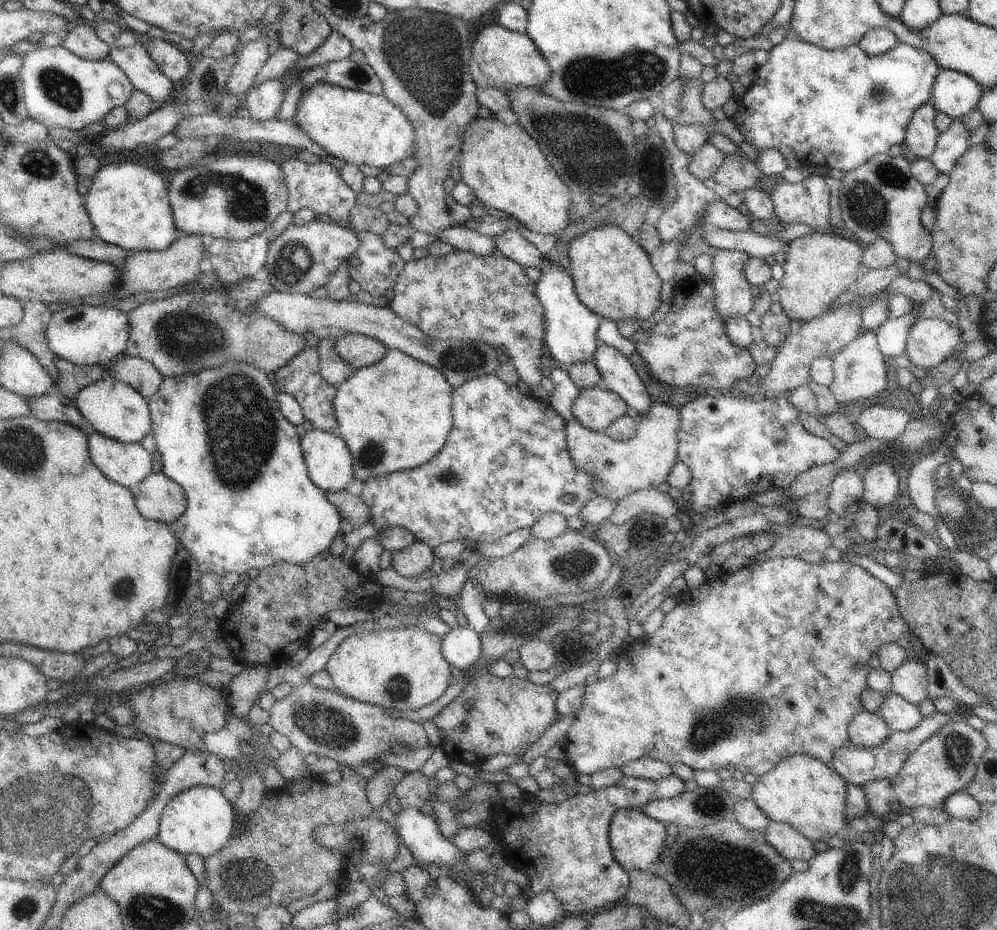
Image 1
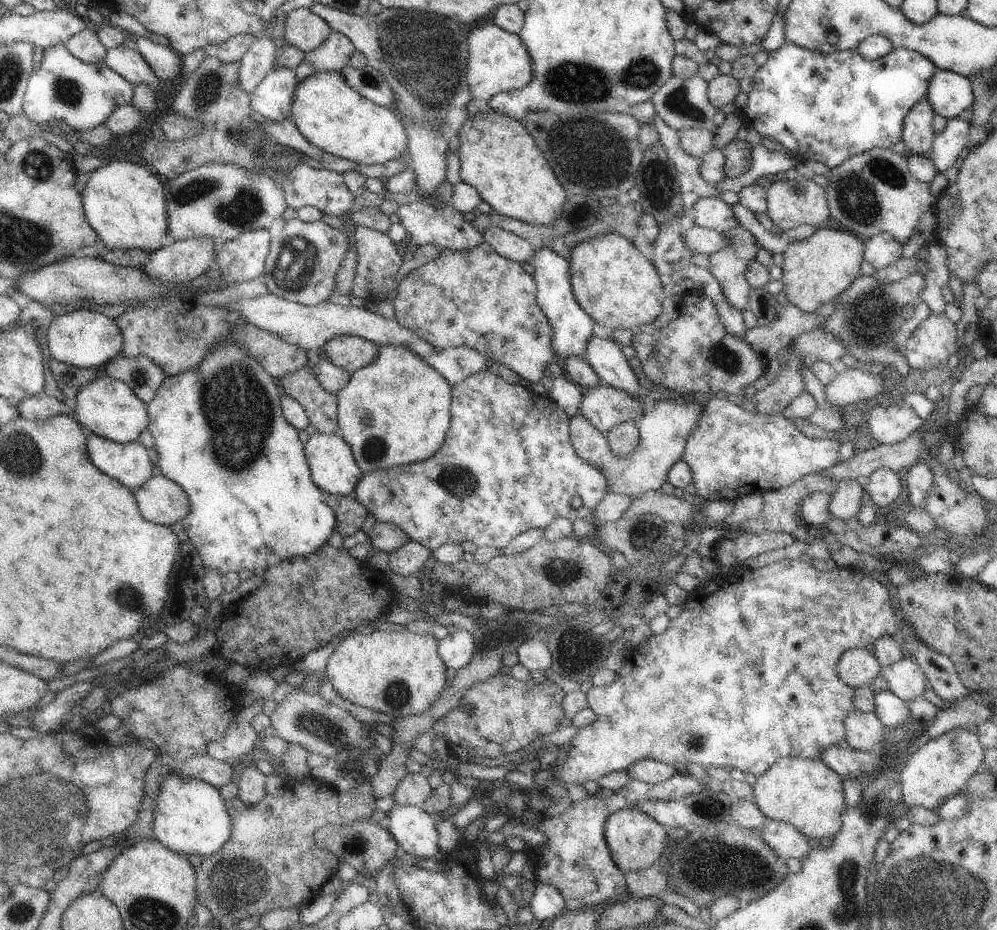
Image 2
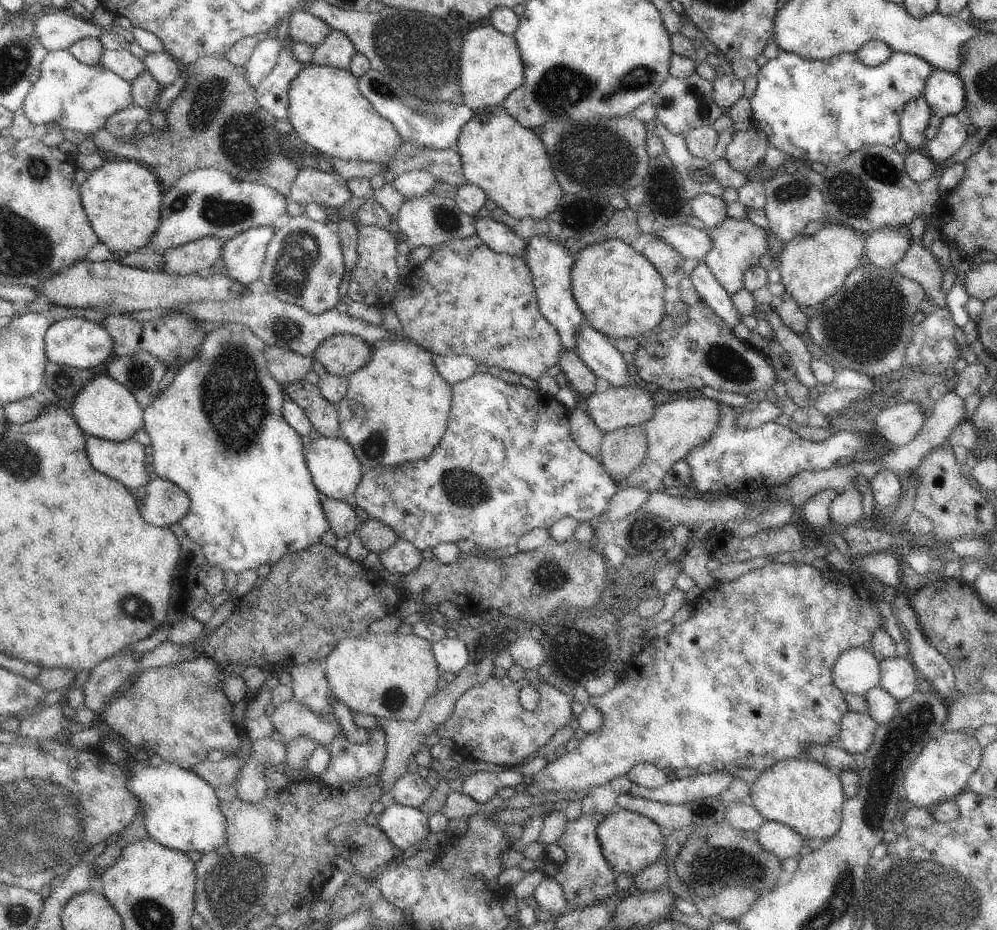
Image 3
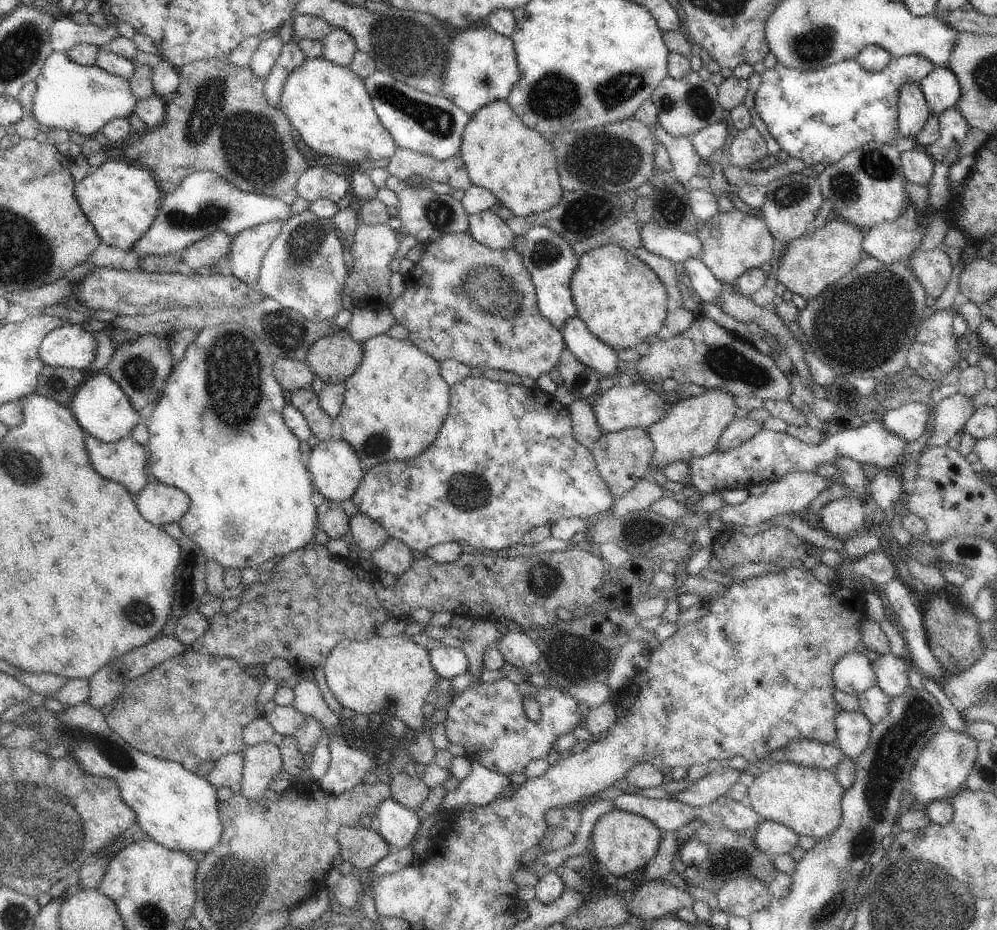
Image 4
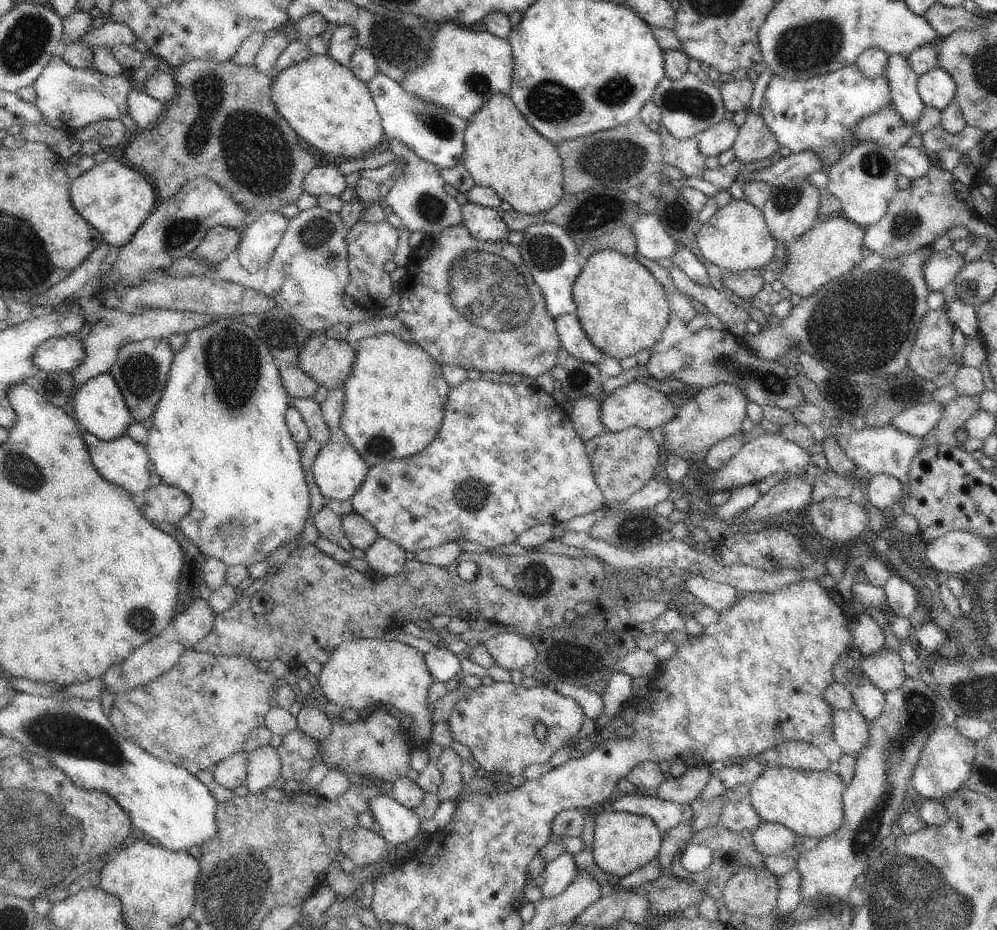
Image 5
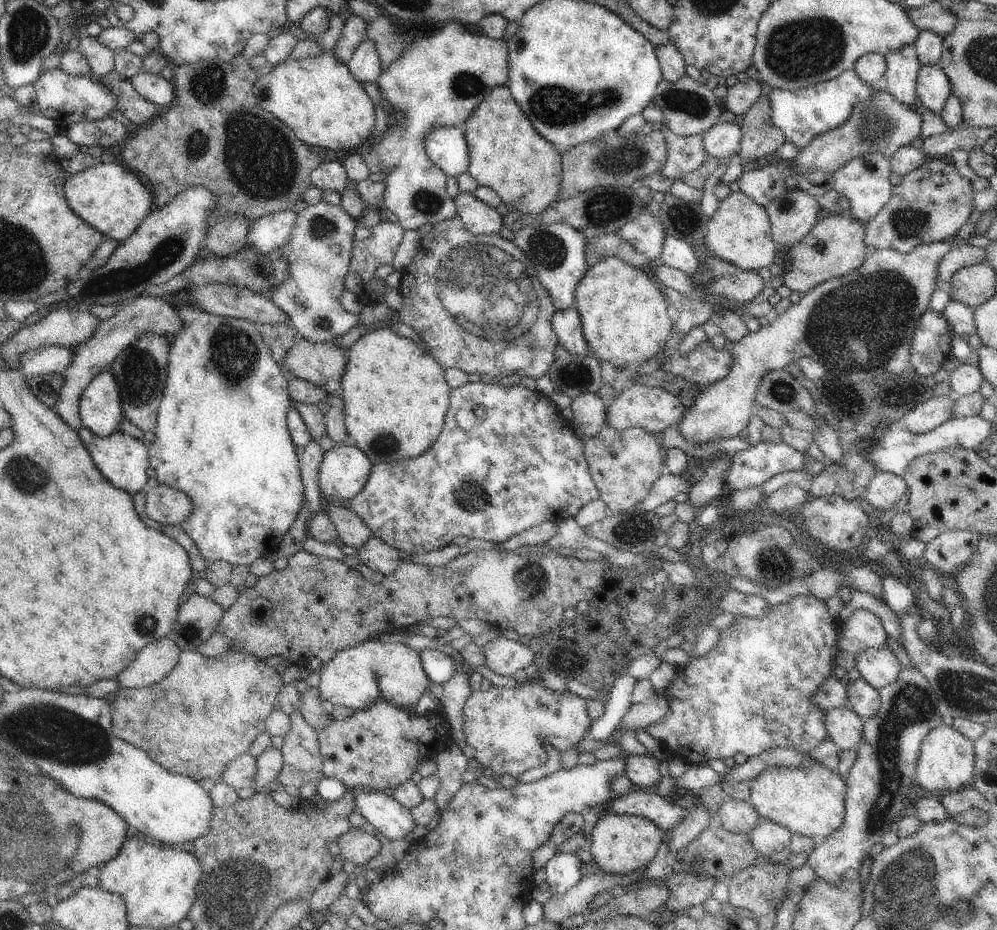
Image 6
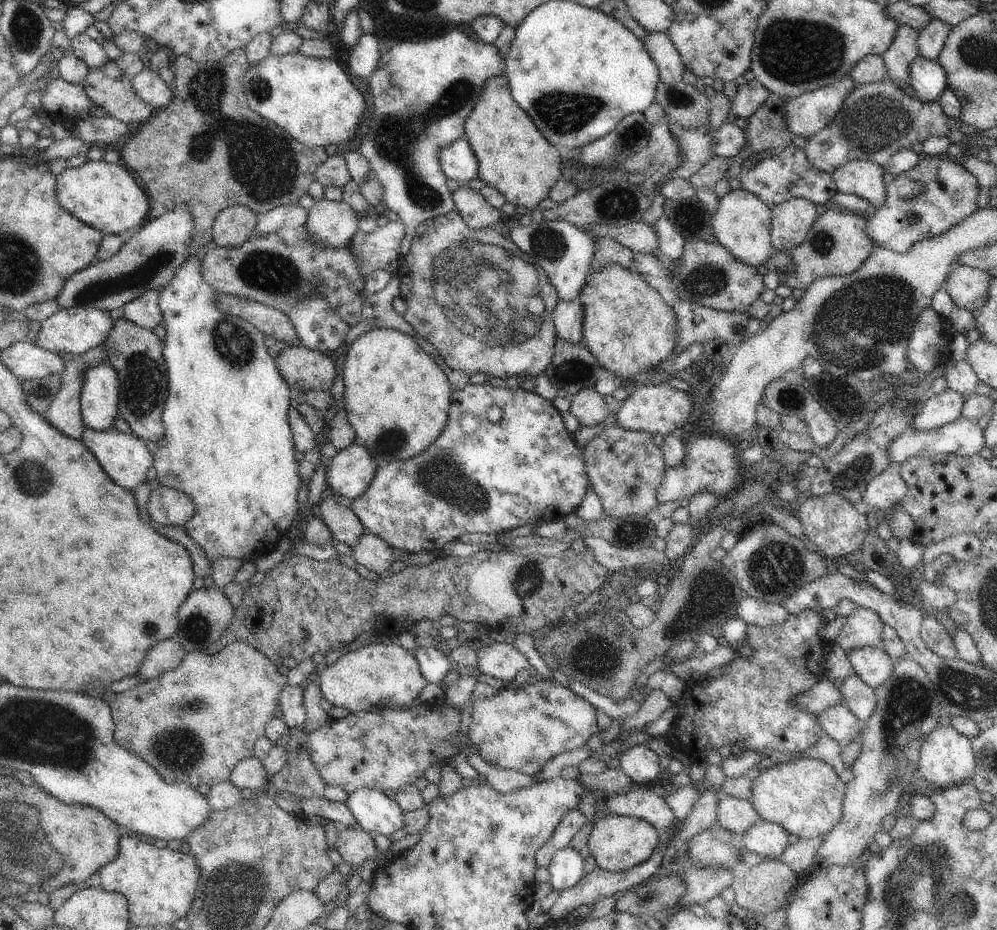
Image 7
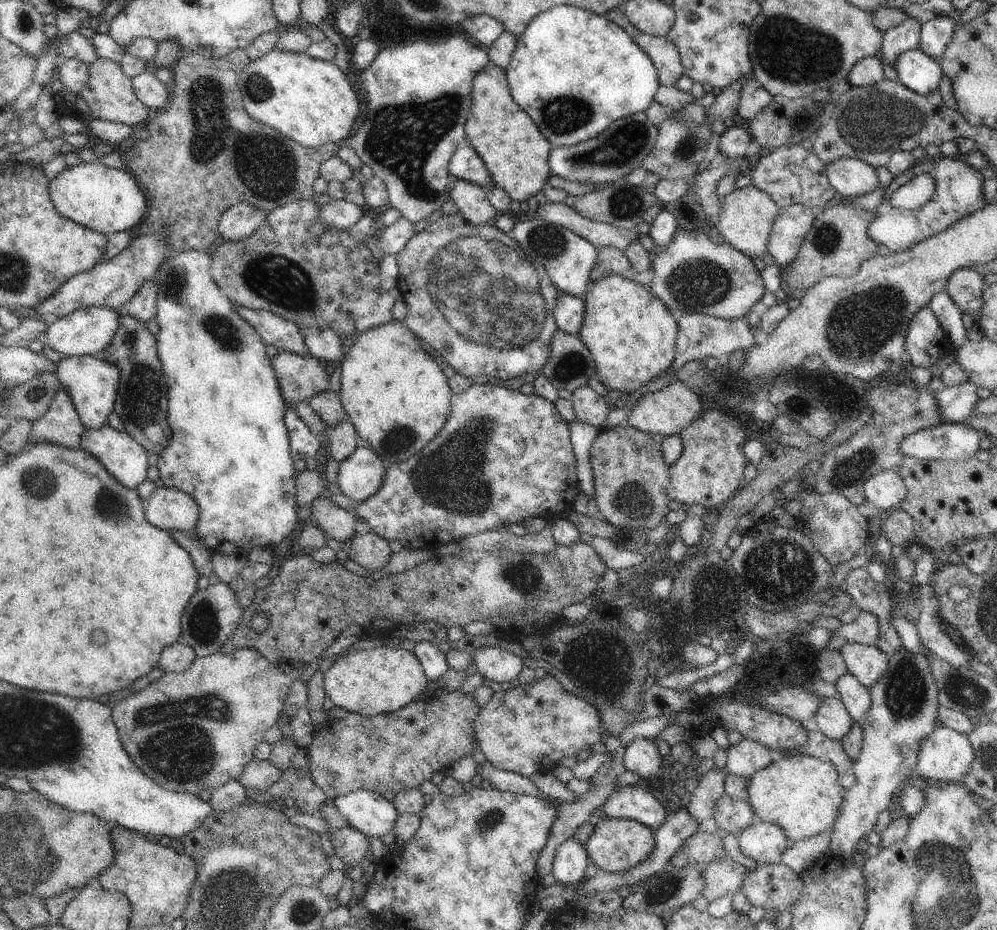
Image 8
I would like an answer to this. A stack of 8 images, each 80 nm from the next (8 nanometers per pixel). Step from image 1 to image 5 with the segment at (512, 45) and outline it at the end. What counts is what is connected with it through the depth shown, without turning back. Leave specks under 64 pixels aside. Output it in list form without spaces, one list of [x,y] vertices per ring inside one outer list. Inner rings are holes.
[[[454,22],[444,24],[434,36],[429,57],[421,67],[406,71],[400,86],[418,99],[431,105],[442,106],[456,116],[469,121],[478,109],[496,93],[511,91],[513,52],[506,39],[488,31],[474,32]]]

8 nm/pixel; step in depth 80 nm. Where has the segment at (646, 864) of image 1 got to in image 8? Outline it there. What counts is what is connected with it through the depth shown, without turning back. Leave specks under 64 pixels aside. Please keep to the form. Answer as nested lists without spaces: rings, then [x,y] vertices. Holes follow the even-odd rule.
[[[597,816],[585,847],[589,858],[600,870],[609,873],[624,872],[638,866],[652,854],[655,847],[654,830],[634,819]]]

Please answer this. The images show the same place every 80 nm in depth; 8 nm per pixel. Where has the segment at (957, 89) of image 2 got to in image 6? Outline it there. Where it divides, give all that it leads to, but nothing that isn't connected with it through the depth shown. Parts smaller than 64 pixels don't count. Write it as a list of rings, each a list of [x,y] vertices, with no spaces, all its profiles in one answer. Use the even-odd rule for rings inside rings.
[[[938,63],[919,67],[916,92],[923,106],[940,113],[951,90],[951,82]]]

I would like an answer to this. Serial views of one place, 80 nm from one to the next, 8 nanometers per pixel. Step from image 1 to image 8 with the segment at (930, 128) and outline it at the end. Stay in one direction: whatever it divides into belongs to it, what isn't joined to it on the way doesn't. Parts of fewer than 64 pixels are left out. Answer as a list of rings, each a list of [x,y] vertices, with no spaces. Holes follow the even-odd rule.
[[[908,17],[883,34],[882,52],[888,64],[893,66],[899,54],[920,48],[922,25],[918,19]]]

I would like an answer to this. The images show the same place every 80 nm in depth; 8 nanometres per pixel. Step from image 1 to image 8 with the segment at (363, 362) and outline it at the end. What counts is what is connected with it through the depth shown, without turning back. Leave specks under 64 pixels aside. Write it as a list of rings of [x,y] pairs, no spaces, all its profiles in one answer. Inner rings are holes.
[[[281,351],[271,359],[282,398],[292,407],[295,402],[308,402],[330,390],[330,371],[312,356],[301,357]]]

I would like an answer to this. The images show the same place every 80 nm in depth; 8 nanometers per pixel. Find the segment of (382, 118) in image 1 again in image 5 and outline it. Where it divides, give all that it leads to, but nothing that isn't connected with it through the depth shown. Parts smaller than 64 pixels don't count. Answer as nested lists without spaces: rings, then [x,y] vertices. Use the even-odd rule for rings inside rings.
[[[310,55],[308,58],[282,69],[271,82],[270,98],[276,110],[306,145],[312,145],[326,154],[345,158],[365,158],[364,154],[380,144],[384,136],[381,118],[367,84],[330,55]]]

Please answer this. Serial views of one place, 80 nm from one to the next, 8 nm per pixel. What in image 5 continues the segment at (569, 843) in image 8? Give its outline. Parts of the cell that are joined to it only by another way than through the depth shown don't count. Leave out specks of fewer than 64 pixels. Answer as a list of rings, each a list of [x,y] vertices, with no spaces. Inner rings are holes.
[[[568,852],[547,862],[542,874],[544,884],[541,889],[544,898],[549,899],[562,894],[572,884],[578,873],[573,854]]]

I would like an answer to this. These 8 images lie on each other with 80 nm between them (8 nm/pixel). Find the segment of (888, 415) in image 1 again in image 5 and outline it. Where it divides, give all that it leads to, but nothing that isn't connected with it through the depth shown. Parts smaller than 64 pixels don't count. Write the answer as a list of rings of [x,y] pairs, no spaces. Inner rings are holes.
[[[930,399],[928,402],[907,408],[891,420],[890,426],[913,437],[924,437],[936,429],[945,406]]]

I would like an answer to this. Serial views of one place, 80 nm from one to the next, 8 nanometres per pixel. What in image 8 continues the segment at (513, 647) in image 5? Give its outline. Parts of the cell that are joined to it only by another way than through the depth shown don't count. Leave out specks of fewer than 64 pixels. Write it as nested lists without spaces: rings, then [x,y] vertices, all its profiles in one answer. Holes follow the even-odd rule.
[[[484,646],[474,650],[474,671],[481,676],[504,684],[504,682],[517,682],[518,674],[524,668],[524,661],[518,656],[508,652],[502,646]]]

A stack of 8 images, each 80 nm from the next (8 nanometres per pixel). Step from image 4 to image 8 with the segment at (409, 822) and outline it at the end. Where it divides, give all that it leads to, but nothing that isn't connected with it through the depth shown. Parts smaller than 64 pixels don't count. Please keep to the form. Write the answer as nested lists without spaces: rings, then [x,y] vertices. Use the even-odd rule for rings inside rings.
[[[352,791],[343,797],[338,797],[334,800],[334,803],[337,807],[337,812],[346,819],[348,826],[362,832],[367,837],[380,838],[385,834],[390,834],[396,819],[400,815],[393,803],[389,802],[384,795],[374,791]]]

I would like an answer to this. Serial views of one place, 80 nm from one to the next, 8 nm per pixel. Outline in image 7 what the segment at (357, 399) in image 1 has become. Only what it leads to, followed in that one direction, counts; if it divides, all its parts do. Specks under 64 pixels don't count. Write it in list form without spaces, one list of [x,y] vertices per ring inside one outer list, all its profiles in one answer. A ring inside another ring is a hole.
[[[378,327],[368,332],[362,333],[350,346],[345,358],[343,369],[343,404],[350,424],[354,427],[356,433],[355,443],[368,448],[369,454],[375,458],[378,468],[384,464],[390,464],[396,460],[405,461],[415,457],[423,450],[426,450],[444,430],[447,423],[447,418],[450,412],[450,403],[453,390],[451,389],[450,381],[445,374],[426,352],[414,341],[413,335],[406,334],[398,329],[390,327]]]

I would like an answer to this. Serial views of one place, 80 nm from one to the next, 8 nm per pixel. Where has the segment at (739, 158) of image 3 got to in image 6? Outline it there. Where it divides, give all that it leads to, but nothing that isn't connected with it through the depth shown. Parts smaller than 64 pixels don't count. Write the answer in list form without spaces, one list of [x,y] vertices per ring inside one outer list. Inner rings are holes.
[[[770,93],[762,94],[745,114],[741,129],[743,135],[738,155],[745,162],[775,153],[787,142],[784,133],[772,122]]]

